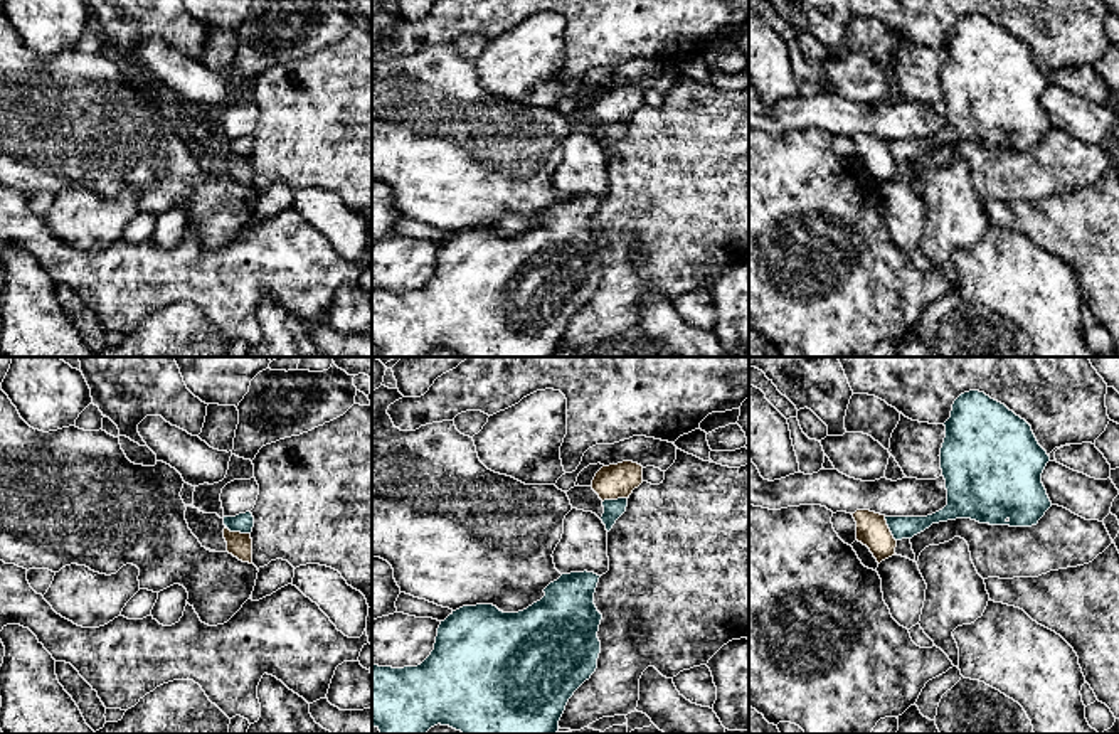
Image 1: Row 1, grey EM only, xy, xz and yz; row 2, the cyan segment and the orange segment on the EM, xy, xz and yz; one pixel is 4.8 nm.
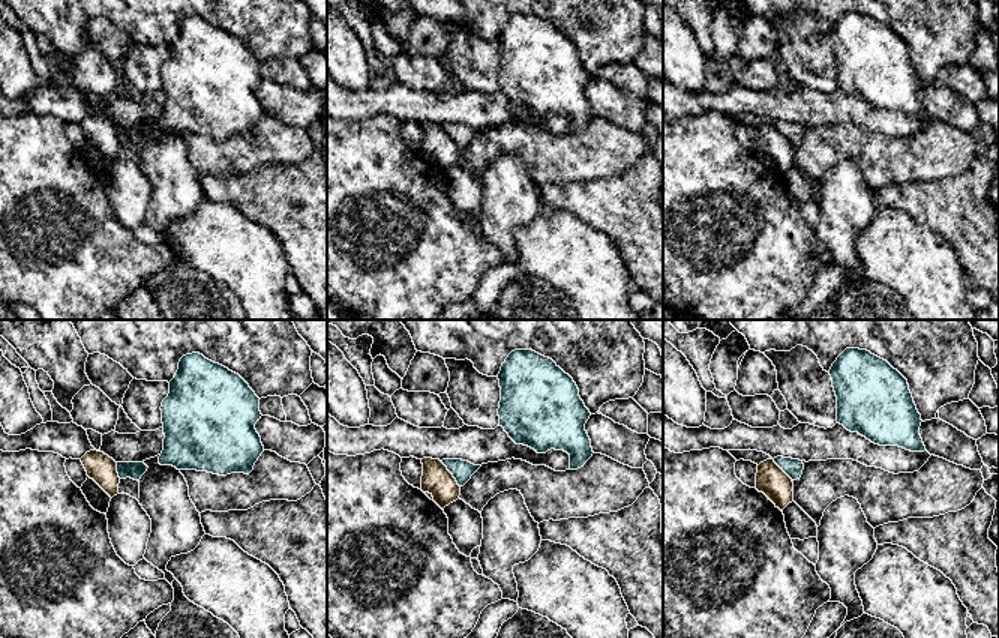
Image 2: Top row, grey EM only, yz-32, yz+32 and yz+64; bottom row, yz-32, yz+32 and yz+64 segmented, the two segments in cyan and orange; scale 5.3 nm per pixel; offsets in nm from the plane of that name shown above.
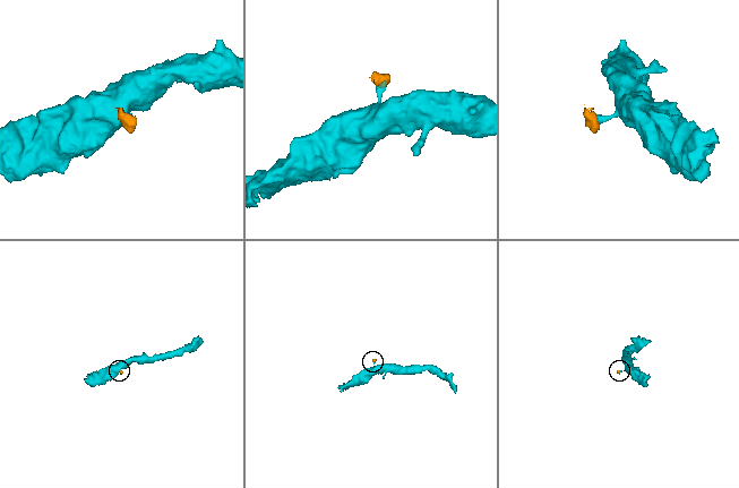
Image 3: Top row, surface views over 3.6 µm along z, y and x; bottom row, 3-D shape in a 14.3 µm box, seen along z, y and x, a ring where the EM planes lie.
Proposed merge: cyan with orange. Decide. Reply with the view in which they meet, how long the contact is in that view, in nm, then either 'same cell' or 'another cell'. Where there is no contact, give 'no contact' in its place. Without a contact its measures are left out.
contact in xy; length 130 nm; another cell

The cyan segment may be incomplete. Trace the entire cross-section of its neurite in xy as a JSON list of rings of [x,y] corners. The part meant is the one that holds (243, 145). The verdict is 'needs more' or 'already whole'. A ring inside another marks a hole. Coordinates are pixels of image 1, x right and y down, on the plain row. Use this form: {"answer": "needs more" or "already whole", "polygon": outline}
{"answer": "already whole", "polygon": [[[251,135],[239,136],[236,140],[224,140],[224,148],[231,155],[251,157],[254,150],[254,140]]]}

